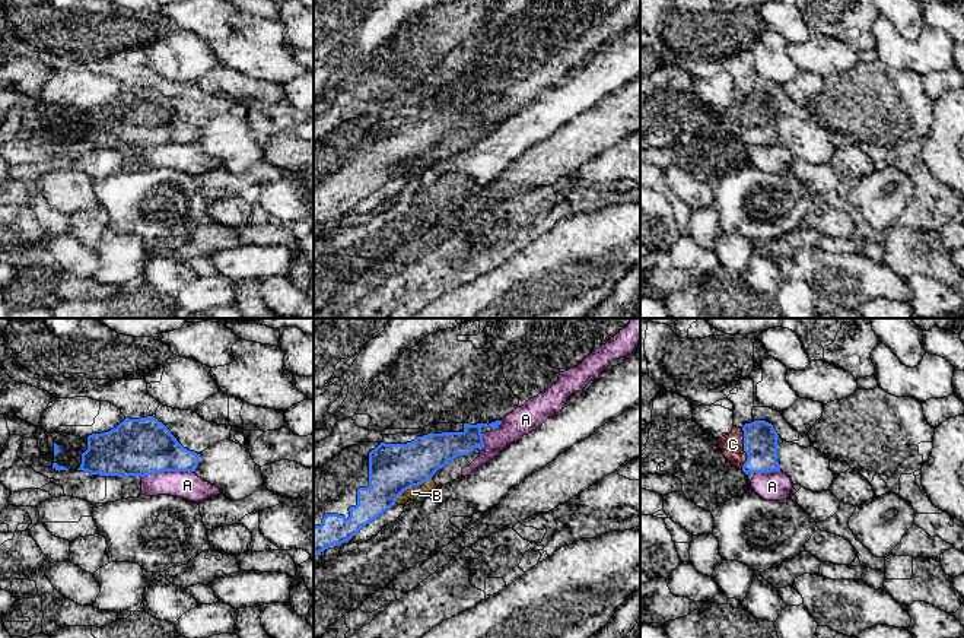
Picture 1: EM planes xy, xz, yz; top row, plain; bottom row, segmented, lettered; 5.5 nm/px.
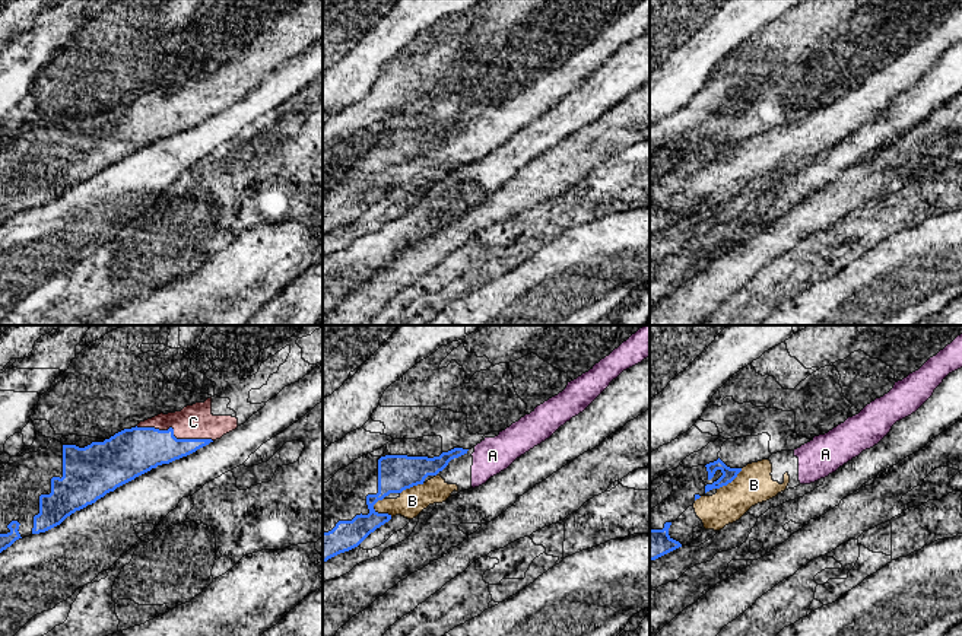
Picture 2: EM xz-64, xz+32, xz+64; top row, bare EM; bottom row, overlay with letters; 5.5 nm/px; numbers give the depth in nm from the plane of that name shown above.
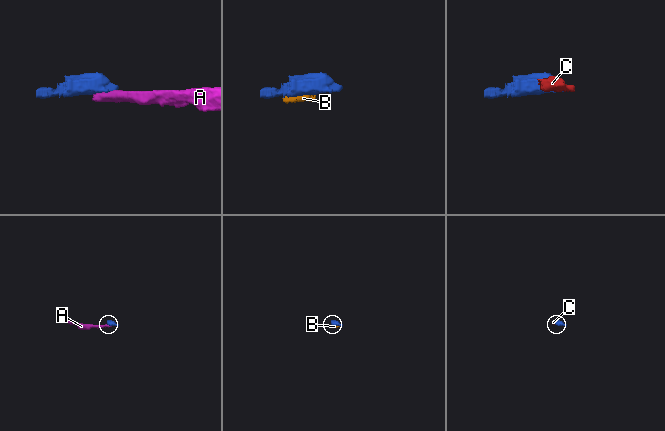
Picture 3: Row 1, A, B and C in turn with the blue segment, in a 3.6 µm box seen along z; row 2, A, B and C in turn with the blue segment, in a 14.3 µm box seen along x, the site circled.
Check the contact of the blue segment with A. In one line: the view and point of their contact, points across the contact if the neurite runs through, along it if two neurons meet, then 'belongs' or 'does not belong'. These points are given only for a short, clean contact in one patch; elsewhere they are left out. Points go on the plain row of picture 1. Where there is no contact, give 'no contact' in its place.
meets blue in xy at (166, 143); border along xy (193, 143), (161, 143), (142, 151); does not belong

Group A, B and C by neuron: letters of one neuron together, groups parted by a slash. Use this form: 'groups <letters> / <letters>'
groups A B / C

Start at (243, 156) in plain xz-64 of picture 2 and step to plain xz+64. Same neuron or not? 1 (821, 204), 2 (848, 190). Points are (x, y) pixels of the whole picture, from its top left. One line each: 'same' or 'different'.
1: same
2: same

